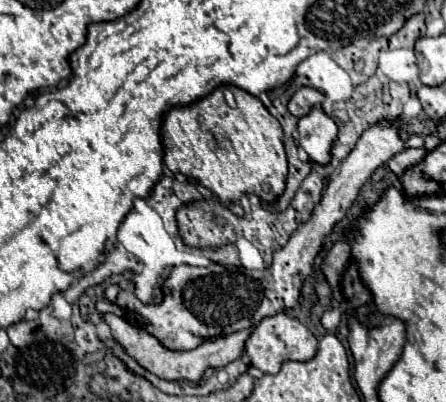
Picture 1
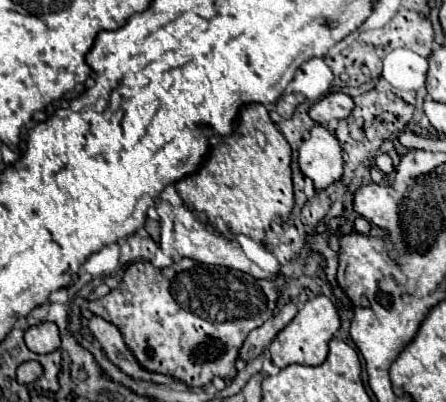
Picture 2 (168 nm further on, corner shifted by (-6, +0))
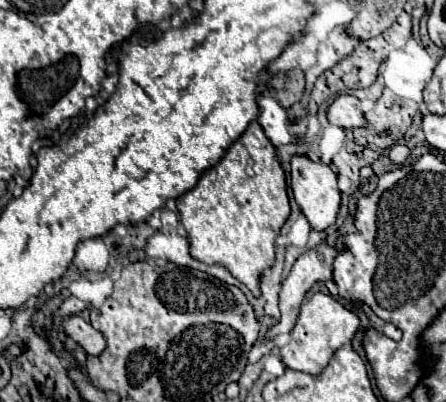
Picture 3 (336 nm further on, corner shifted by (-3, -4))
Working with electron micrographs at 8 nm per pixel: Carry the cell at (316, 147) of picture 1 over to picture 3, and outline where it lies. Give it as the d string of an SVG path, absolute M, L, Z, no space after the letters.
M293 156L293 160L291 160L291 188L293 188L295 202L299 204L301 212L307 216L313 230L323 232L337 220L341 194L337 190L337 176L329 166L325 166L321 162L311 162L307 156Z

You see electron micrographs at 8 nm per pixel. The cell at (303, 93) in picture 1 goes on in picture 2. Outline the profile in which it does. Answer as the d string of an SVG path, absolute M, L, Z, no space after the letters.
M330 92L318 102L314 102L308 110L308 116L318 124L328 124L332 118L346 118L354 108L354 102L350 96L342 92Z

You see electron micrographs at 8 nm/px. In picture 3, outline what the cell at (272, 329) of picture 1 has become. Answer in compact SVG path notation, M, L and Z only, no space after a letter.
M313 294L303 306L301 316L297 318L295 328L291 330L291 340L287 346L281 348L281 358L287 368L307 372L307 374L321 374L321 370L329 364L333 354L349 344L355 336L355 332L361 328L361 320L353 308L343 304L341 300L329 296L329 294Z

